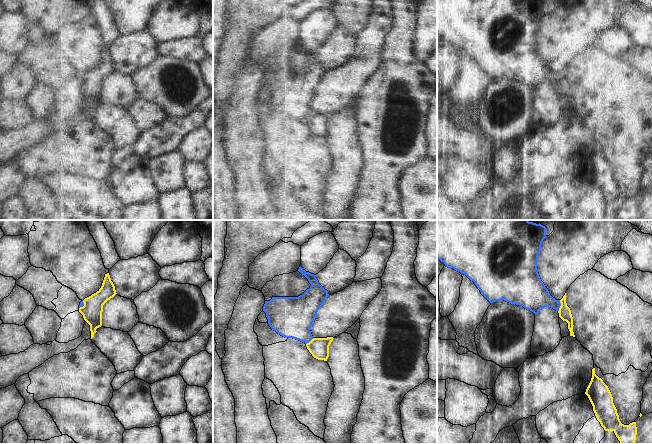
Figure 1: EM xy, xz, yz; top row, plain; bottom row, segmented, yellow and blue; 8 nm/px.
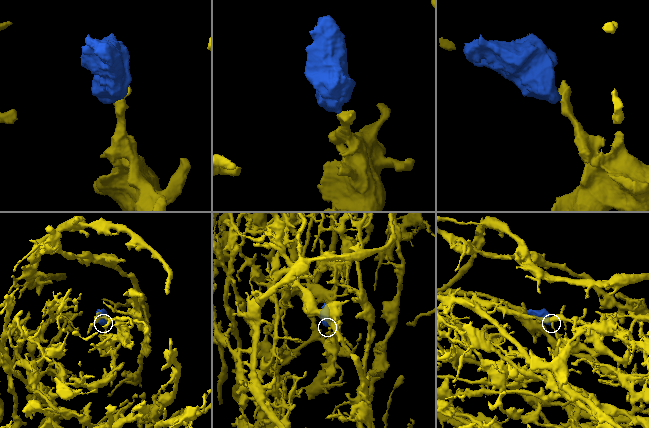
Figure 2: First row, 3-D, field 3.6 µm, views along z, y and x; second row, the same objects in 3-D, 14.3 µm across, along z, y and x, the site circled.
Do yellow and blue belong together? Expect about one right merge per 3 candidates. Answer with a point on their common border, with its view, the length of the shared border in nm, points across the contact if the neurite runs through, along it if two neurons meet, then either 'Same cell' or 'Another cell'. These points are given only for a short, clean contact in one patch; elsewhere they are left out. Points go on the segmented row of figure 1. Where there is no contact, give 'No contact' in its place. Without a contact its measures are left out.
Touches yellow at yz (560, 306). Shared border 100 nm. Boundary: yz (560, 300), (558, 311). Another cell

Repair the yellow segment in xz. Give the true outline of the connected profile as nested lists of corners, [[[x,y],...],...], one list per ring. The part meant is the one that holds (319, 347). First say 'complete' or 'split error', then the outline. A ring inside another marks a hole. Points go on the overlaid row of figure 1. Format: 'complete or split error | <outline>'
complete | [[[333,337],[313,338],[306,344],[306,347],[314,358],[327,361],[329,357],[329,346],[333,339]]]

